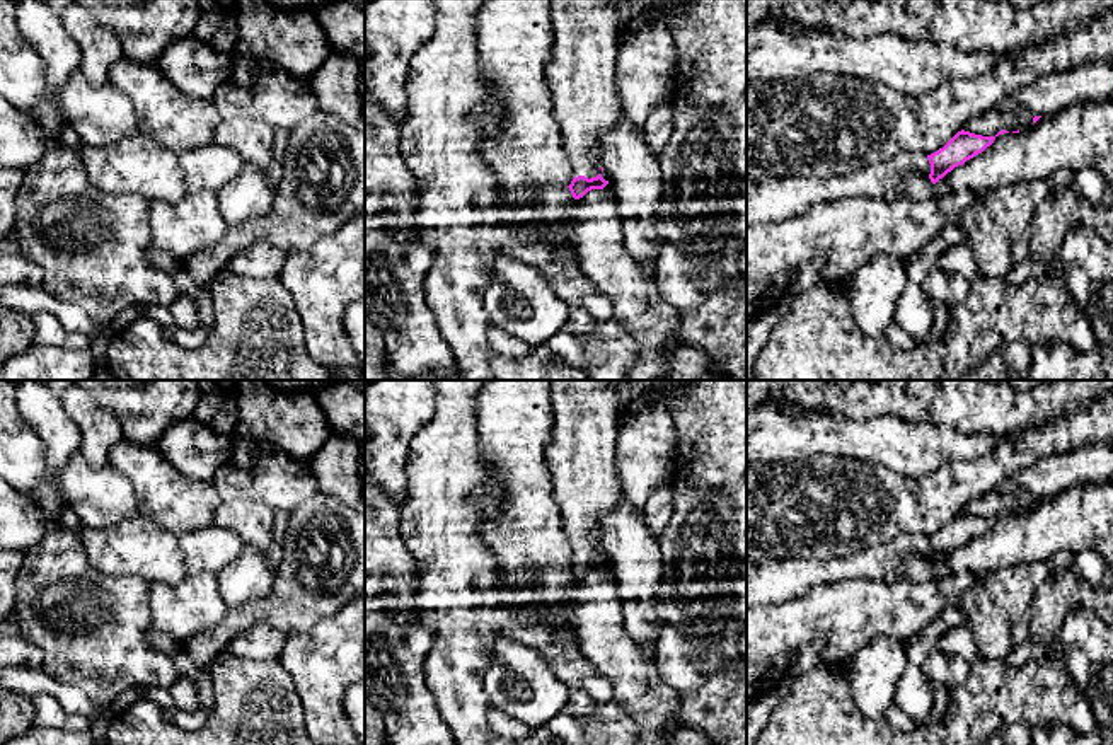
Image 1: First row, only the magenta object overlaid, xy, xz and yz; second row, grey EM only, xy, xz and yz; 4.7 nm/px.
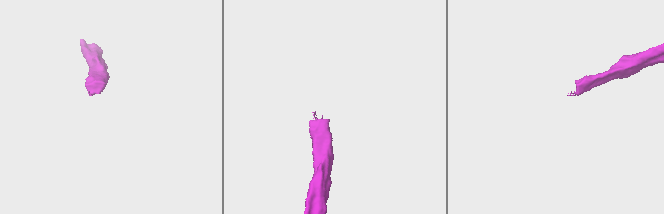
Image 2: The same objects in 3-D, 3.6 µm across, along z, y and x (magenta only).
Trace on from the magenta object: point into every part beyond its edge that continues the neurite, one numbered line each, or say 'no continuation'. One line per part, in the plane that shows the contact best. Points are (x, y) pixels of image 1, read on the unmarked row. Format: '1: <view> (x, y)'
1: xz (582, 456)

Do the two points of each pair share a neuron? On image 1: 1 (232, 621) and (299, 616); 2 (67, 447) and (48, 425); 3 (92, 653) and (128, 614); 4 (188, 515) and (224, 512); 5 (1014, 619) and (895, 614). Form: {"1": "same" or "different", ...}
{"1": "same", "2": "same", "3": "same", "4": "different", "5": "different"}

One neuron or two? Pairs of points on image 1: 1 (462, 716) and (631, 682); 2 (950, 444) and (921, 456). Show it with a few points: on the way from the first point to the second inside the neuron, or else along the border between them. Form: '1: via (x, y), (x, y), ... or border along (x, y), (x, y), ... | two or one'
1: border along (578, 641), (580, 652), (599, 675) | two
2: via (943, 445), (931, 445), (928, 449) | one

